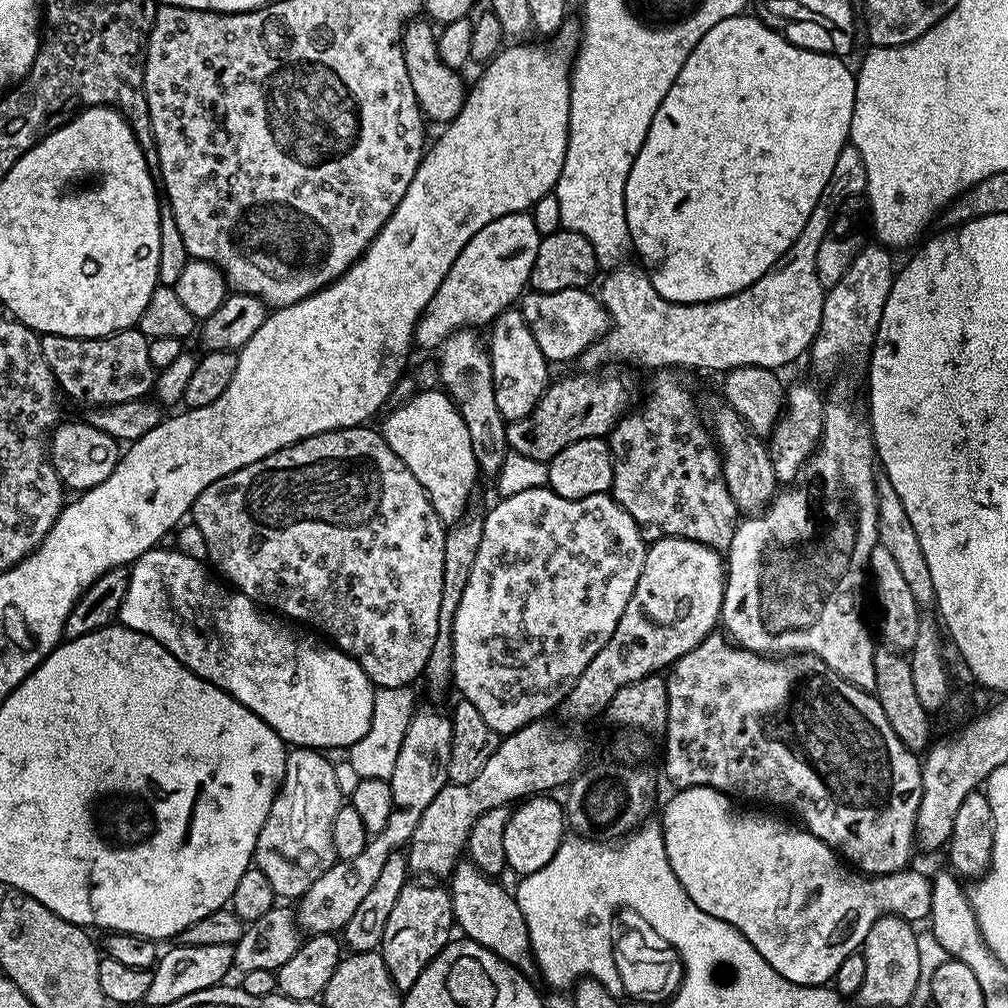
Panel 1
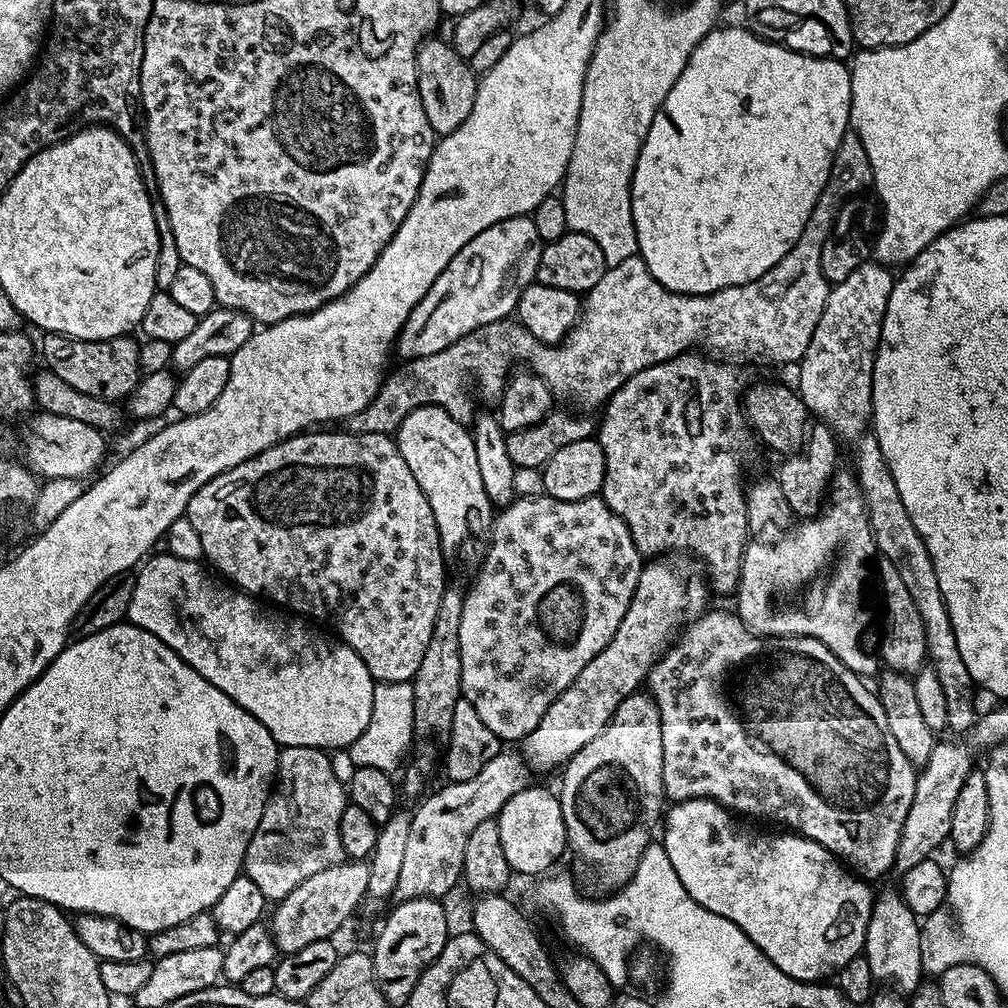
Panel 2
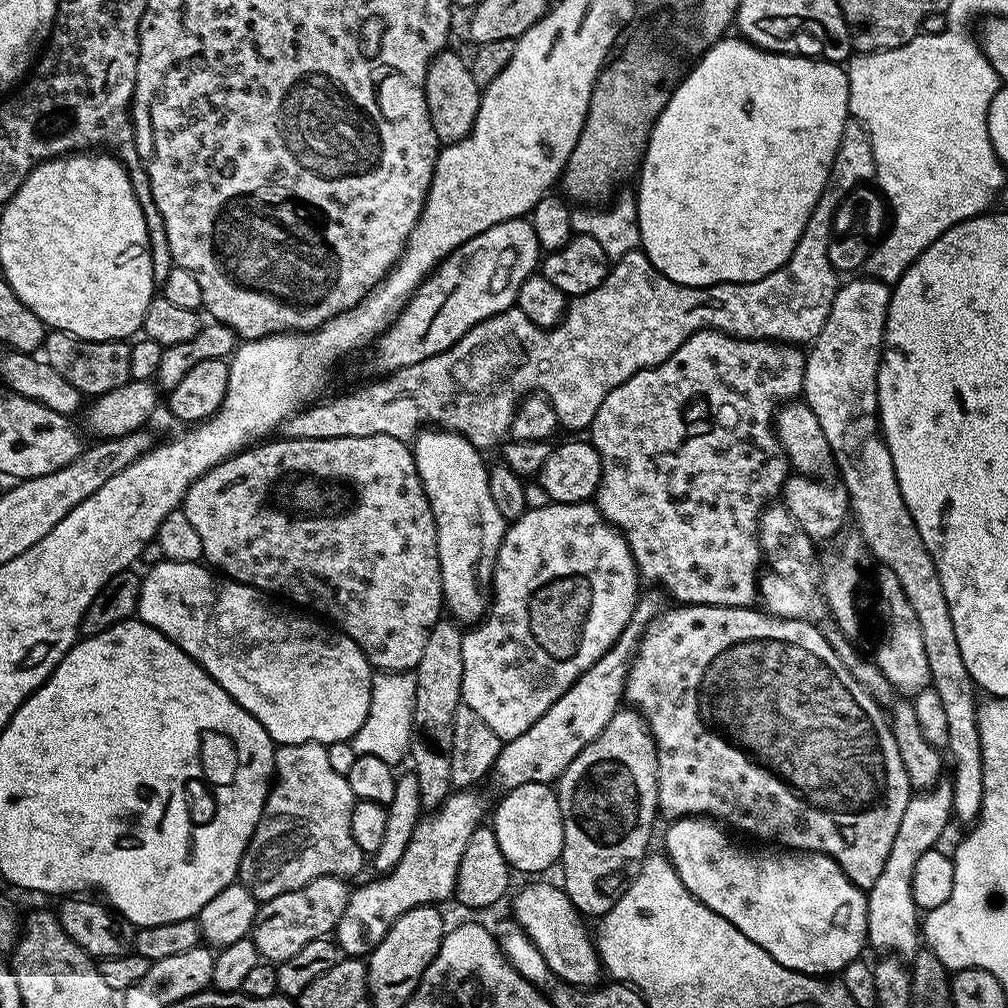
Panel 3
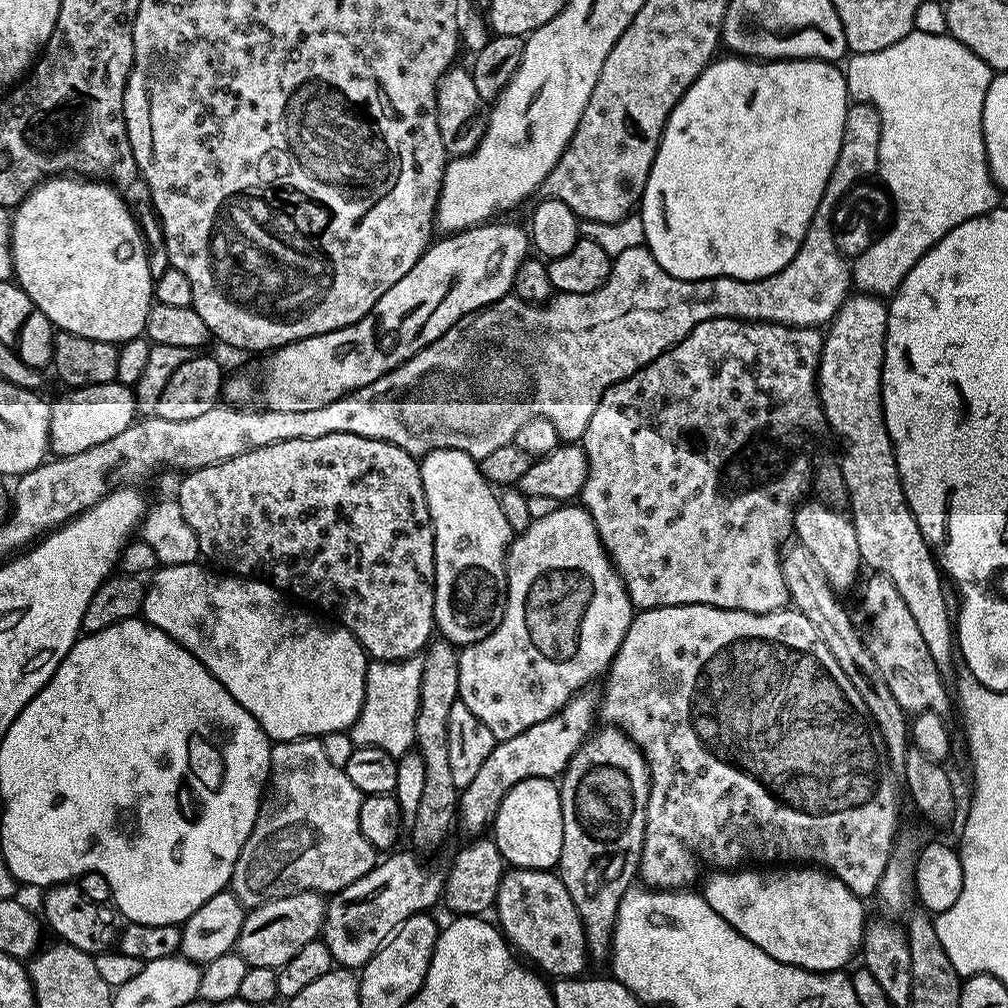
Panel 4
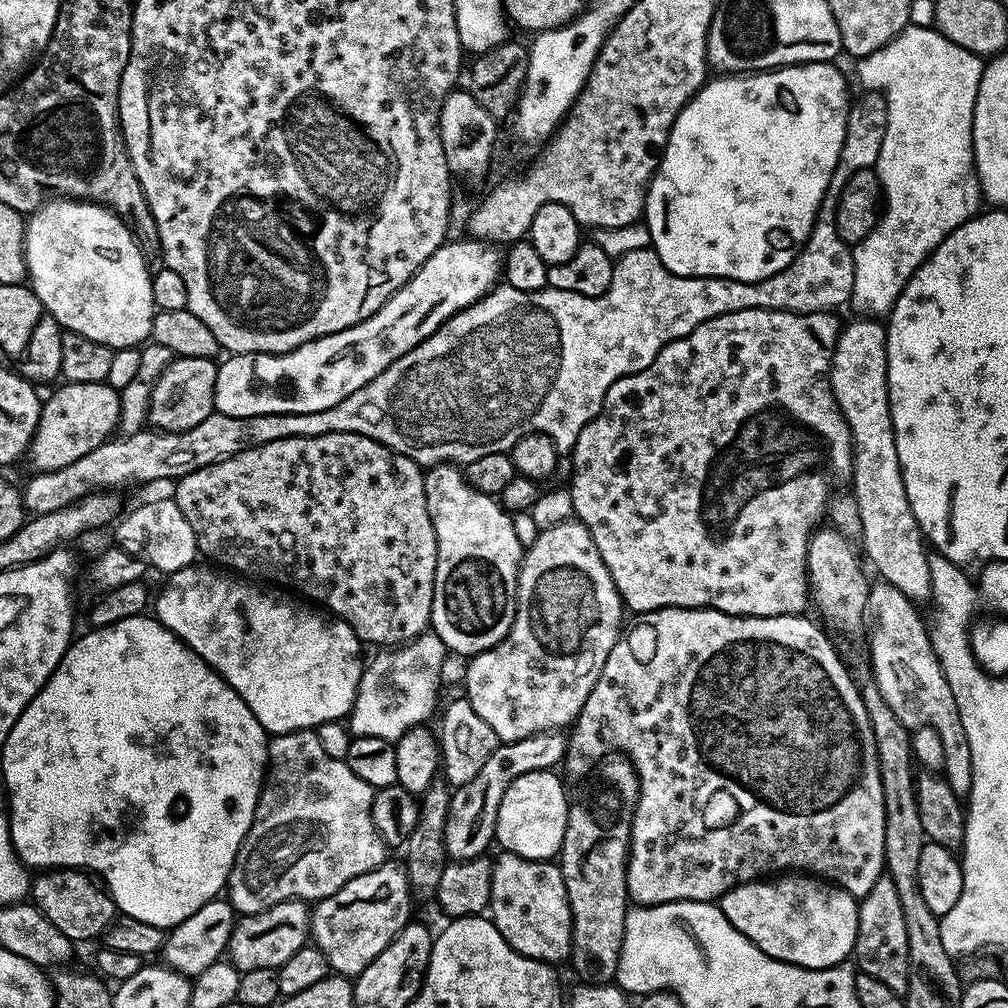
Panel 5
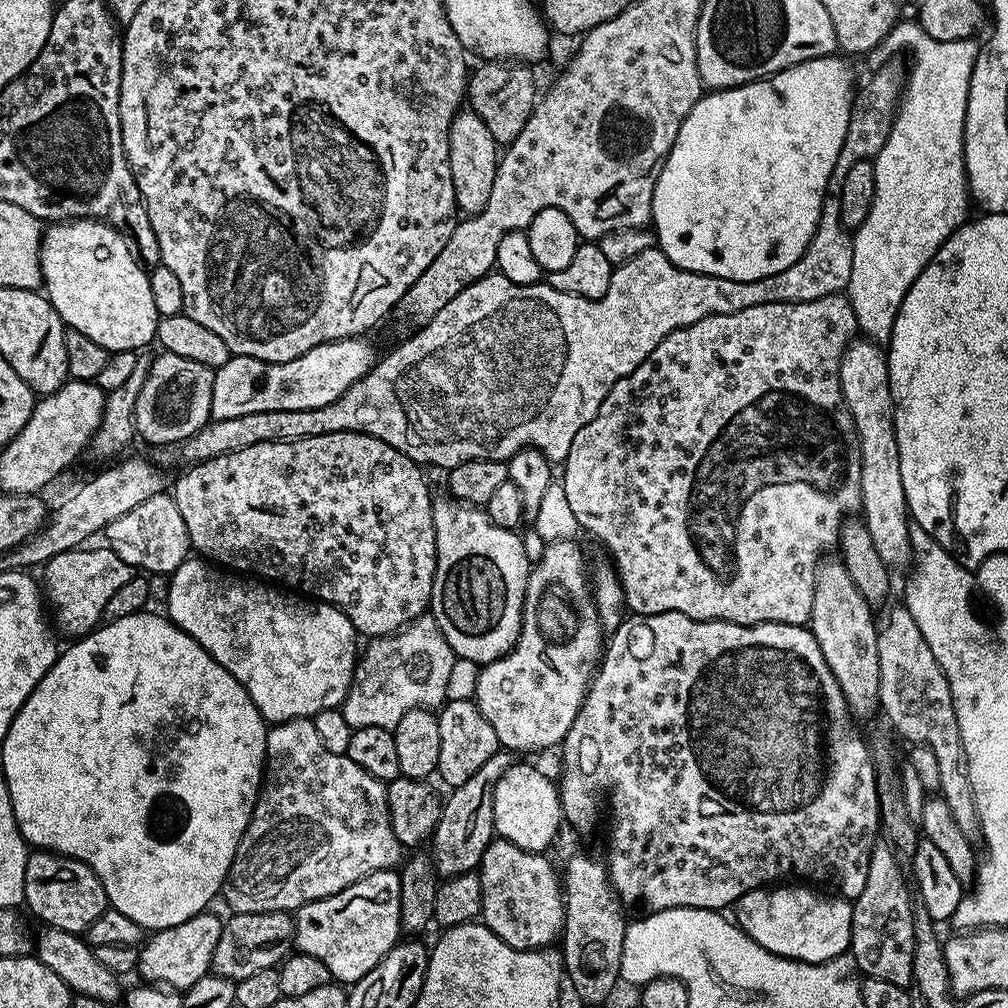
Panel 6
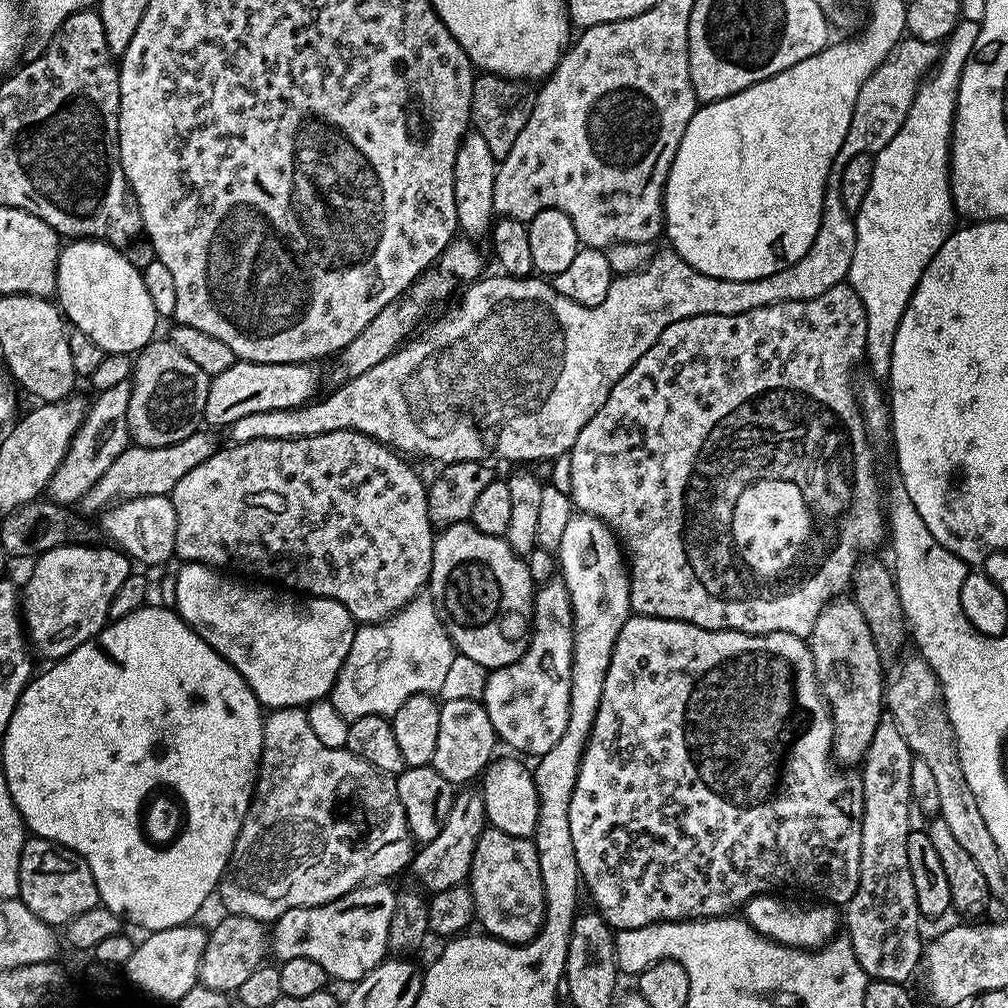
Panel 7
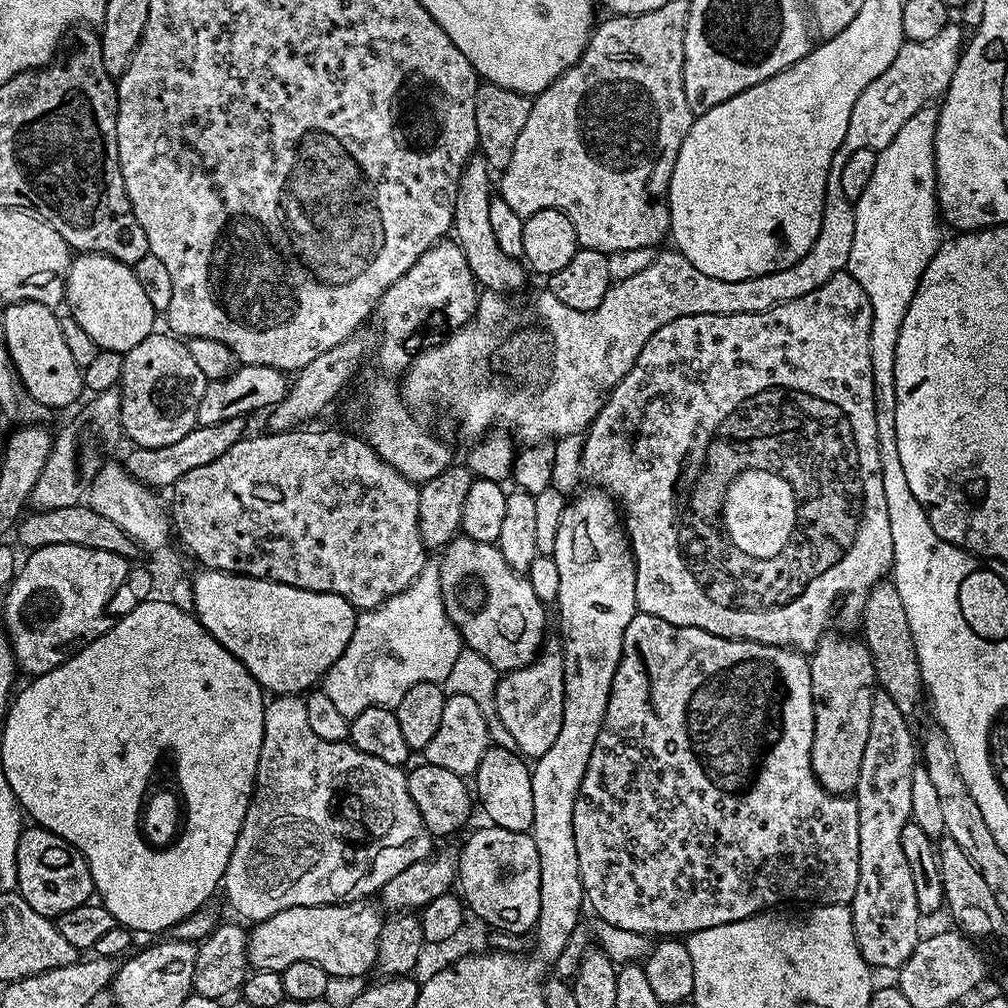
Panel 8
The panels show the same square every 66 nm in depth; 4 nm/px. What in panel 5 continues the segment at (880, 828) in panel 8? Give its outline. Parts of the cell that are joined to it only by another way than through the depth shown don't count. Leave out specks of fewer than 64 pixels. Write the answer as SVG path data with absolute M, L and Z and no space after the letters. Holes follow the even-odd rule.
M887 874L874 882L874 890L859 901L856 909L855 967L861 972L878 978L878 982L890 986L901 994L908 990L908 947L906 946L906 914L902 914L902 898Z

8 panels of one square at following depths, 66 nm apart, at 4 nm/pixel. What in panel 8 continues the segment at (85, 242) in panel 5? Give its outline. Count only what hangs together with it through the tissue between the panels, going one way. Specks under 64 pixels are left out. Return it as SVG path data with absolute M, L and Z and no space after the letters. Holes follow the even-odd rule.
M96 252L80 254L73 259L68 271L66 308L99 348L122 353L129 352L142 338L149 336L154 330L152 323L158 320L135 271L129 265Z

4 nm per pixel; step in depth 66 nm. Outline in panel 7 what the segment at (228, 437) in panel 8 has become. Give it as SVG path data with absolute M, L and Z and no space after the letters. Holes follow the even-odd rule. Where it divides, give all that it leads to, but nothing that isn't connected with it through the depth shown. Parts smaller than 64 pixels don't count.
M201 430L190 434L190 438L182 438L182 442L174 442L170 446L161 448L129 446L111 463L110 468L102 474L102 478L98 479L94 486L90 486L90 490L86 490L86 494L78 502L79 507L84 507L85 513L100 514L122 500L171 494L183 476L190 474L194 466L202 466L202 462L206 462L206 458L210 458L218 450L215 435L217 436L215 431Z

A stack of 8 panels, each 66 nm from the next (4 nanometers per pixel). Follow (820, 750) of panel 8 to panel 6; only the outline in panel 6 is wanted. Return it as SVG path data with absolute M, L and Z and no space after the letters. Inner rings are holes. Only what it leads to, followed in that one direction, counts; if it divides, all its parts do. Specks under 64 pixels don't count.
M832 559L821 563L816 569L810 627L822 650L822 658L826 658L826 666L830 666L846 698L849 712L856 718L872 716L880 708L878 624L874 616L872 620L874 608L862 598L844 563L839 559Z

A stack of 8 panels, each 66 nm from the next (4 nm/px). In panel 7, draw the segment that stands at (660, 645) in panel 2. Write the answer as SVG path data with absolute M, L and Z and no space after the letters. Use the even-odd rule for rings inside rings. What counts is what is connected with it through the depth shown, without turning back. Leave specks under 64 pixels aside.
M460 790L455 793L452 809L442 830L438 830L438 838L423 845L413 855L410 872L416 875L417 882L415 881L415 883L425 893L450 890L454 886L464 884L468 879L470 862L474 858L474 846L478 846L478 838L484 833L486 827L483 791L468 791L472 790Z

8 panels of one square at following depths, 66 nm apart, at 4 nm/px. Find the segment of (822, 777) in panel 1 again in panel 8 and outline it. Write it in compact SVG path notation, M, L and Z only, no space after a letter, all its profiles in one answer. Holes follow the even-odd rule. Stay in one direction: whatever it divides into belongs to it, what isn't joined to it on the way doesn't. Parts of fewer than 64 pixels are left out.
M638 614L626 626L622 658L618 662L618 670L614 674L614 682L610 690L610 702L606 706L606 714L602 722L602 730L598 730L598 742L594 742L594 750L590 754L590 762L586 766L586 774L582 778L582 786L578 798L574 802L574 846L578 846L578 870L582 874L584 899L589 909L597 912L599 919L610 926L618 926L622 930L637 932L645 938L680 938L698 930L706 930L710 926L722 926L730 922L748 920L751 916L763 913L771 904L780 904L783 900L813 900L816 906L826 904L851 905L854 894L858 890L858 806L851 795L836 796L828 792L818 782L812 769L810 750L814 742L814 702L810 686L809 657L794 648L779 648L776 644L763 644L749 640L727 640L721 636L710 634L697 628L674 626L670 622L662 622L657 616Z

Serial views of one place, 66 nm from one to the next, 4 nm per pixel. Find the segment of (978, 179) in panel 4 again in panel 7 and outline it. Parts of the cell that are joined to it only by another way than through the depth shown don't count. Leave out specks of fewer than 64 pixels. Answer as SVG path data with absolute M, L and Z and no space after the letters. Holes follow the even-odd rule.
M961 19L960 25L952 31L950 39L943 45L938 67L921 84L918 94L910 106L910 114L906 114L906 122L902 122L898 134L894 134L894 138L890 138L888 145L881 152L875 153L874 178L870 178L870 190L866 190L866 199L863 200L860 209L854 213L856 241L854 242L854 258L850 262L847 283L851 284L853 290L858 294L858 298L862 298L862 306L866 306L866 346L864 347L864 355L866 357L866 365L868 364L873 372L871 372L871 375L880 382L887 381L890 374L890 358L894 354L894 334L898 334L898 326L902 322L902 314L906 314L906 306L910 302L912 295L916 293L916 287L926 270L926 266L930 266L934 254L938 254L938 250L944 245L946 238L952 235L954 225L957 223L955 220L958 220L956 207L952 204L952 123L954 122L954 114L956 113L956 91L960 85L962 70L974 50L974 42L978 42L979 33L979 23L965 19Z

